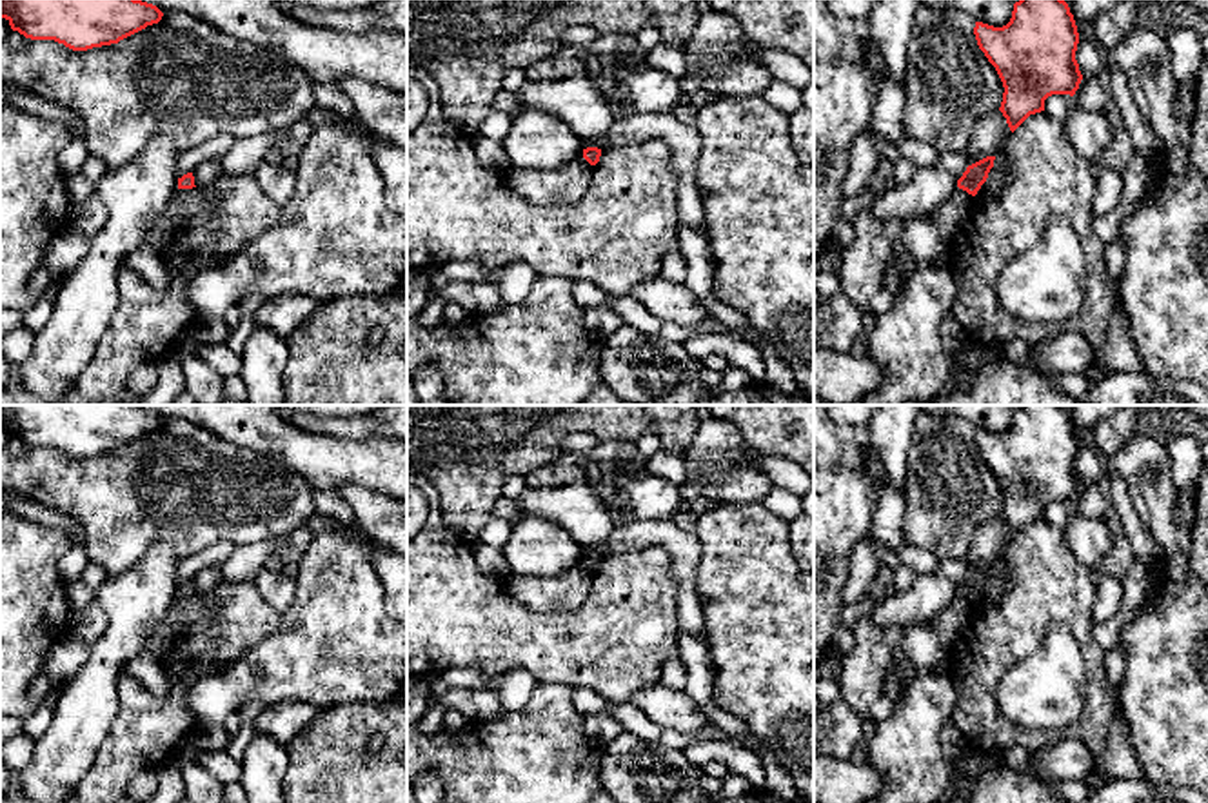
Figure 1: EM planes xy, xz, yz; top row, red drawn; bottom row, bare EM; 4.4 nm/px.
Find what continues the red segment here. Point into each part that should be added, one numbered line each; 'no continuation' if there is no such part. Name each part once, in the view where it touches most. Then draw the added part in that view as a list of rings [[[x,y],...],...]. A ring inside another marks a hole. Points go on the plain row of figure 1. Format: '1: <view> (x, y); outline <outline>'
no continuation

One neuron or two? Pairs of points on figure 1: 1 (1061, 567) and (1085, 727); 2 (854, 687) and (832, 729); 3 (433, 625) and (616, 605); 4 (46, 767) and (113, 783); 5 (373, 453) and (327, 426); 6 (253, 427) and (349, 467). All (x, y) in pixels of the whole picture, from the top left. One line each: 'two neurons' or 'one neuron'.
1: one neuron
2: two neurons
3: one neuron
4: two neurons
5: two neurons
6: one neuron

